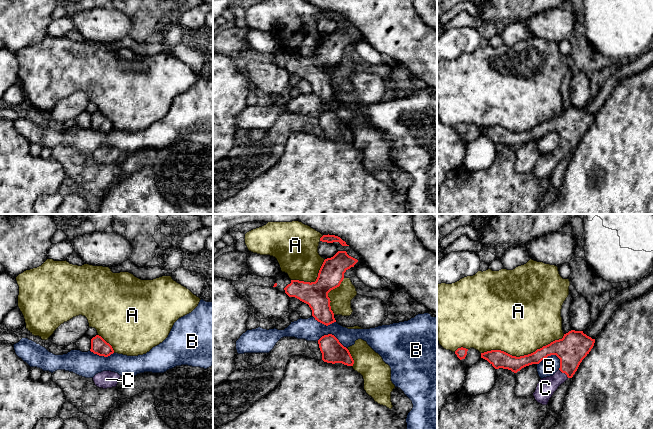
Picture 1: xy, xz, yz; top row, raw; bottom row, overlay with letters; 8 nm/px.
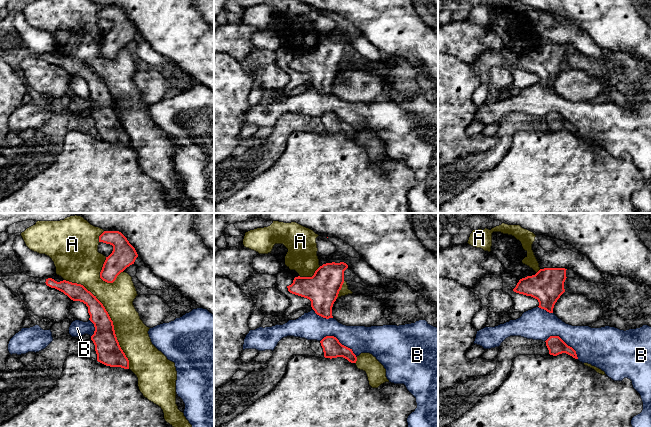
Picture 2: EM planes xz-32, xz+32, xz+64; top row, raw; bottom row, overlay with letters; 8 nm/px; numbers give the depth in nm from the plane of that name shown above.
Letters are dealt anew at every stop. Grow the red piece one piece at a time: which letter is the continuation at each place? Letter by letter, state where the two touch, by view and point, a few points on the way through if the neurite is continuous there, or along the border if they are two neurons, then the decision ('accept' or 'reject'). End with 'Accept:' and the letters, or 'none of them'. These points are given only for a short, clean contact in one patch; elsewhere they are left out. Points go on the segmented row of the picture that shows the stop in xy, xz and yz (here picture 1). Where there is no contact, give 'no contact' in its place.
A: meets red in yz at (524, 355); reject
B: meets red in yz at (548, 355); reject
C: meets red in yz at (564, 372); runs through yz (575, 345), (564, 372), (546, 387); accept
Accept: C

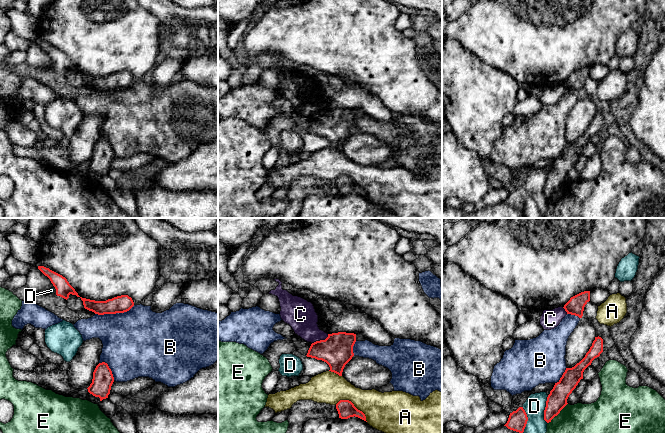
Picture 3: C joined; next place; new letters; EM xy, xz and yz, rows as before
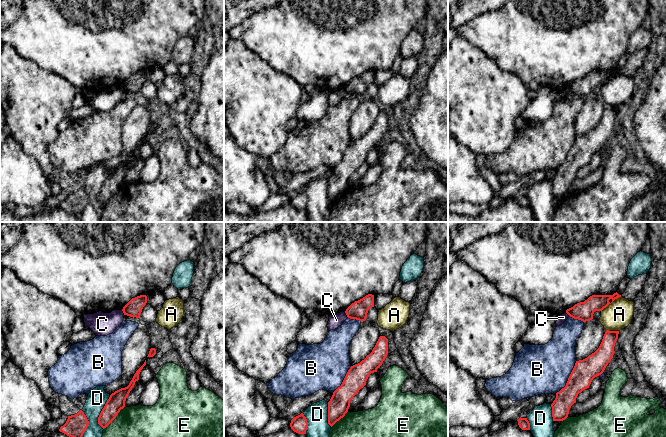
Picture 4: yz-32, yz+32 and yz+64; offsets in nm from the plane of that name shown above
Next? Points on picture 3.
A: meets red in xz at (353, 404); reject
B: meets red in xy at (114, 313); reject
C: meets red in xz at (320, 340); border along xz (328, 334), (324, 339), (316, 340), (312, 343); reject
D: meets red in yz at (545, 409); reject
E: meets red in yz at (558, 413); border along yz (567, 403), (548, 423); reject
Accept: none of them

